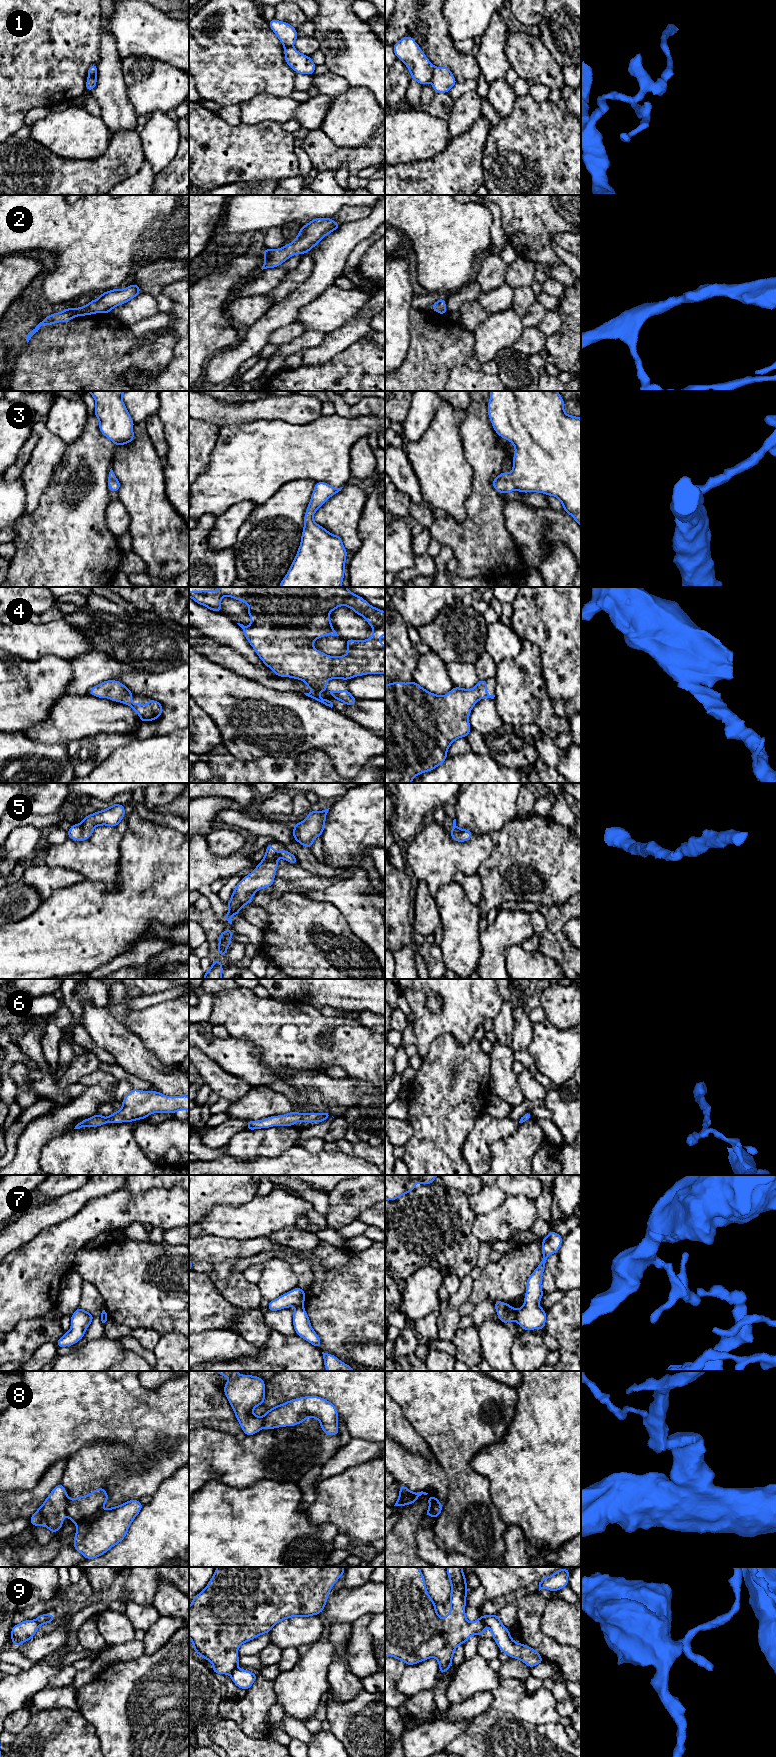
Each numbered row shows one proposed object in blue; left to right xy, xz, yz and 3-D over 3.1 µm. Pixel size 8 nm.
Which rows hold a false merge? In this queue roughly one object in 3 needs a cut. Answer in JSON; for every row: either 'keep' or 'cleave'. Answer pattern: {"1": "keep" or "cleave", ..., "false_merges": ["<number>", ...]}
{"1": "cleave", "2": "keep", "3": "keep", "4": "keep", "5": "keep", "6": "keep", "7": "cleave", "8": "cleave", "9": "cleave", "false_merges": ["1", "7", "8", "9"]}

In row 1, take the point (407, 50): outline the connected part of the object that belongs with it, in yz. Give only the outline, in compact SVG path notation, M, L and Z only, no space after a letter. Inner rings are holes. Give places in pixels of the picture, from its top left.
M404 36L393 46L395 56L408 68L412 80L420 85L426 85L432 79L434 65L411 36Z

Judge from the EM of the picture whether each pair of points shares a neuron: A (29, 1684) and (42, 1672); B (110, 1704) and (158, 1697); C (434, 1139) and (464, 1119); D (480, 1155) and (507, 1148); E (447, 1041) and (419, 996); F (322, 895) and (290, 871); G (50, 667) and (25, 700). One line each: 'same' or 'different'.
A: same
B: same
C: same
D: different
E: different
F: different
G: same

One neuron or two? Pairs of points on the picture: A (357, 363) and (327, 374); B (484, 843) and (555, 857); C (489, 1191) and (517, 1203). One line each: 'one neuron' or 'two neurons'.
A: one neuron
B: two neurons
C: two neurons

